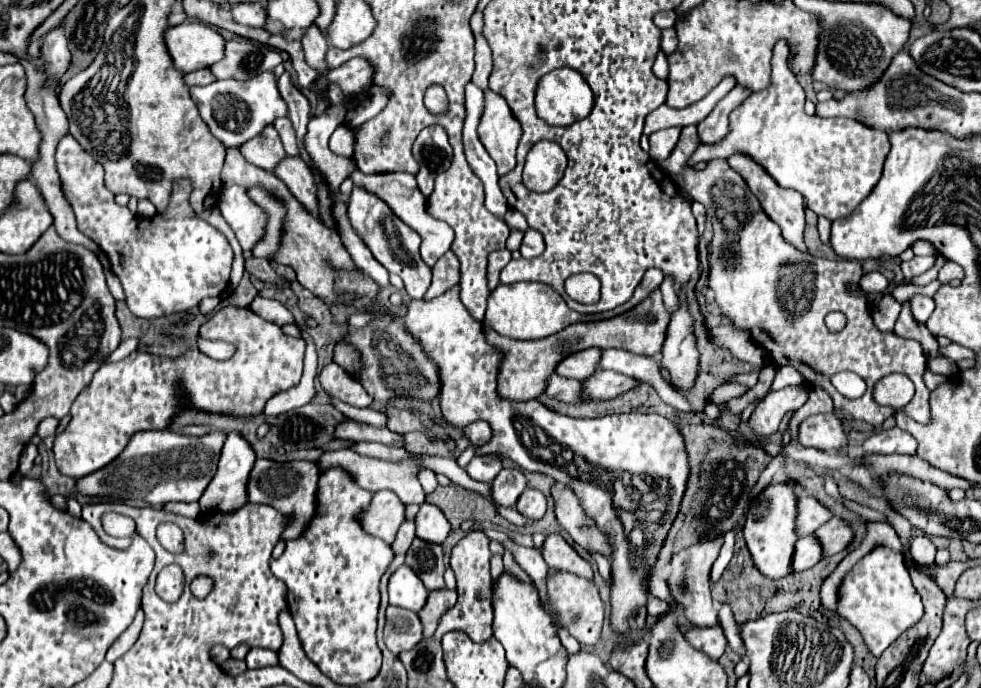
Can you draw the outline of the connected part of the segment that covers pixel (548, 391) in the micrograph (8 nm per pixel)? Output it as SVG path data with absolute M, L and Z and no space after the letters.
M552 374L546 380L544 394L548 398L556 398L560 402L580 402L582 400L582 396L580 396L580 382L578 380L562 378L558 374Z

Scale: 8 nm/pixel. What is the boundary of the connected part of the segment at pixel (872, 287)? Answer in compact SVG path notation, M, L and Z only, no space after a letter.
M868 272L862 276L862 282L860 286L866 290L866 292L884 292L888 288L888 280L884 274L880 272Z

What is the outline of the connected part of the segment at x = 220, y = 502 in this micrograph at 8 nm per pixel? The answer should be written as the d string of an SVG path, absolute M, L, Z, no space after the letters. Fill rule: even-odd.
M230 432L224 442L220 460L218 460L218 470L216 470L212 482L208 484L206 492L200 498L200 508L202 510L214 508L214 510L230 512L230 510L238 510L238 506L244 506L248 502L246 500L246 482L248 482L248 474L254 466L254 460L256 460L256 454L254 454L252 446L246 442L246 438L240 432Z

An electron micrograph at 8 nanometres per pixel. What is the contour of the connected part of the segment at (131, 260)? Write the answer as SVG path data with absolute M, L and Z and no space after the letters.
M64 136L60 140L58 150L56 150L56 166L58 166L58 174L62 178L64 196L70 202L70 206L74 208L74 214L78 220L78 230L84 236L88 236L90 240L94 240L100 250L106 252L106 256L110 260L110 268L118 276L124 296L126 296L126 304L134 316L160 318L160 316L168 316L168 314L176 314L176 312L186 312L186 310L198 306L198 302L202 298L222 296L228 290L232 262L234 262L234 250L220 230L216 230L214 226L210 226L208 222L198 218L196 212L192 210L190 194L192 194L194 186L192 186L190 178L174 180L168 208L162 212L156 212L152 218L144 218L144 216L130 212L128 206L116 204L114 194L110 194L110 190L106 190L106 186L104 186L102 166L72 136Z

